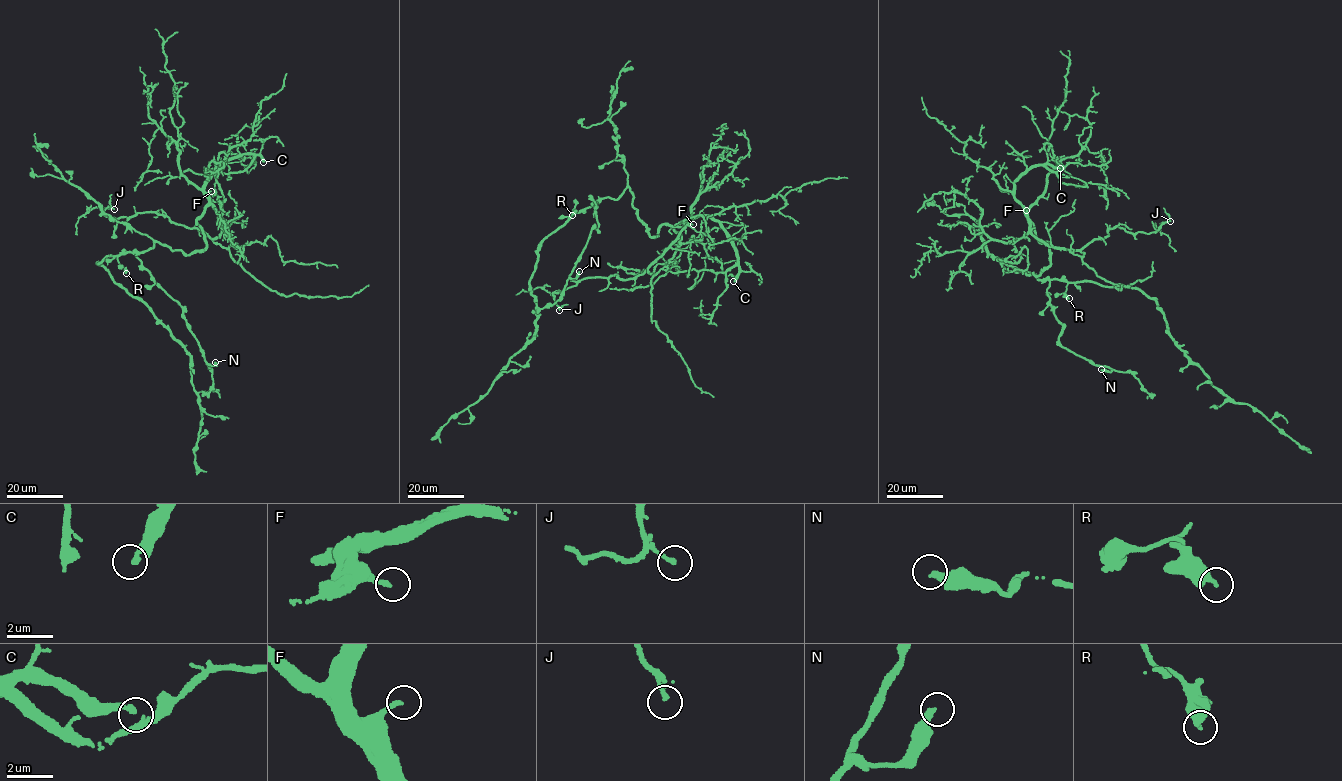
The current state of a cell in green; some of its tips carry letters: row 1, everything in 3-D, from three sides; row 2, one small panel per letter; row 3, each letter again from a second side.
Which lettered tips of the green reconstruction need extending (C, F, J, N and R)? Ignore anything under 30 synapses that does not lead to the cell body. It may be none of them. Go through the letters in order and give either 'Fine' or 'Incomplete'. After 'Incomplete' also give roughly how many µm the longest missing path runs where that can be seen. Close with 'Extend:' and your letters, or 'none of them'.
C: Incomplete. Missing length about 100 µm
F: Incomplete. Missing length about 130 µm
J: Fine
N: Fine
R: Fine
Extend: C, F

